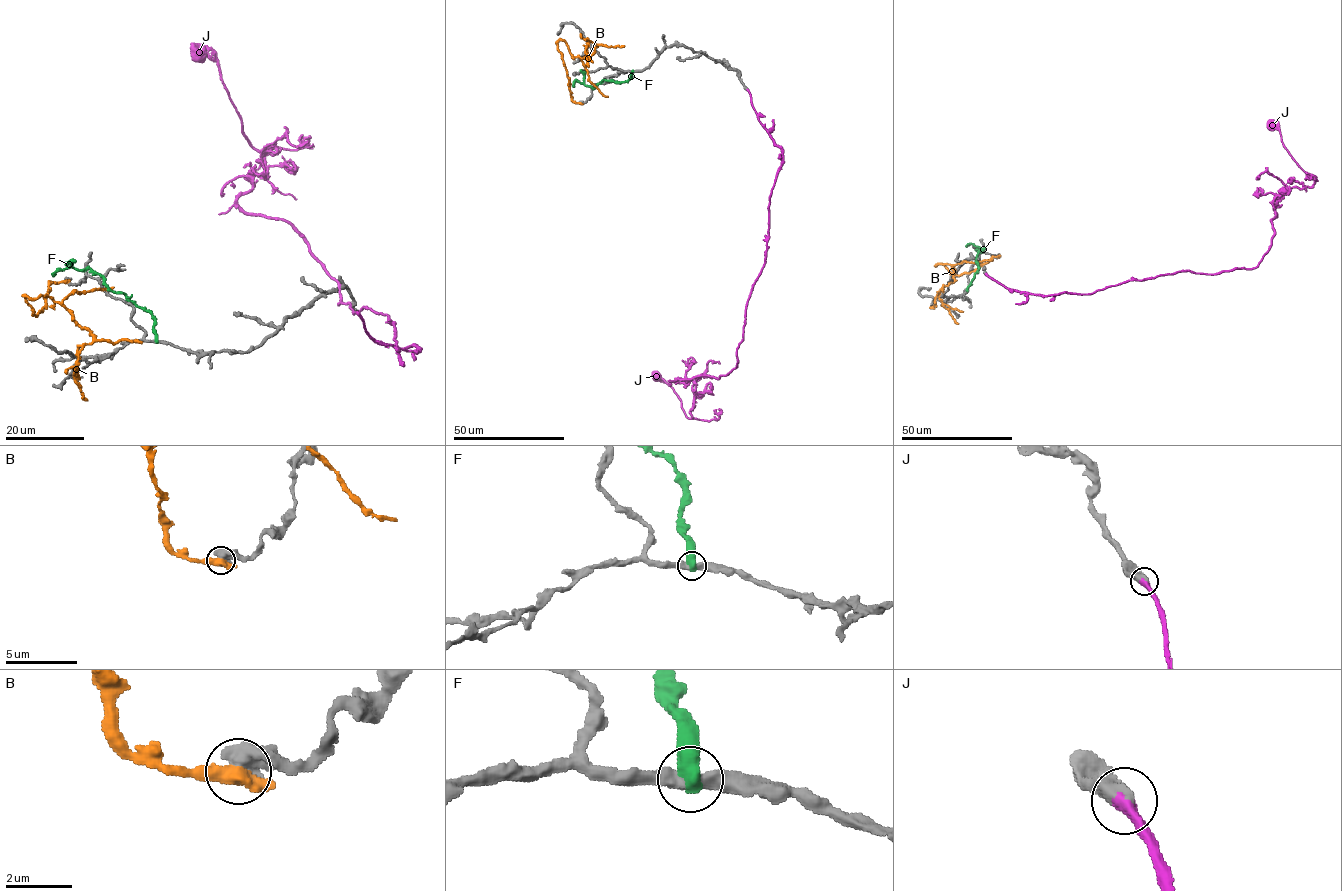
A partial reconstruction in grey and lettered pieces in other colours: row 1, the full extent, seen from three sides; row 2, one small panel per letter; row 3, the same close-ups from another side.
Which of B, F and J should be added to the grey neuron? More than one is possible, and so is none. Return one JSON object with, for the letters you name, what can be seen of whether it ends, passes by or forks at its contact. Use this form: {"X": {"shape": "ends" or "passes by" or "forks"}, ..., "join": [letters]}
{"J": {"shape": "ends"}, "join": ["J"]}

